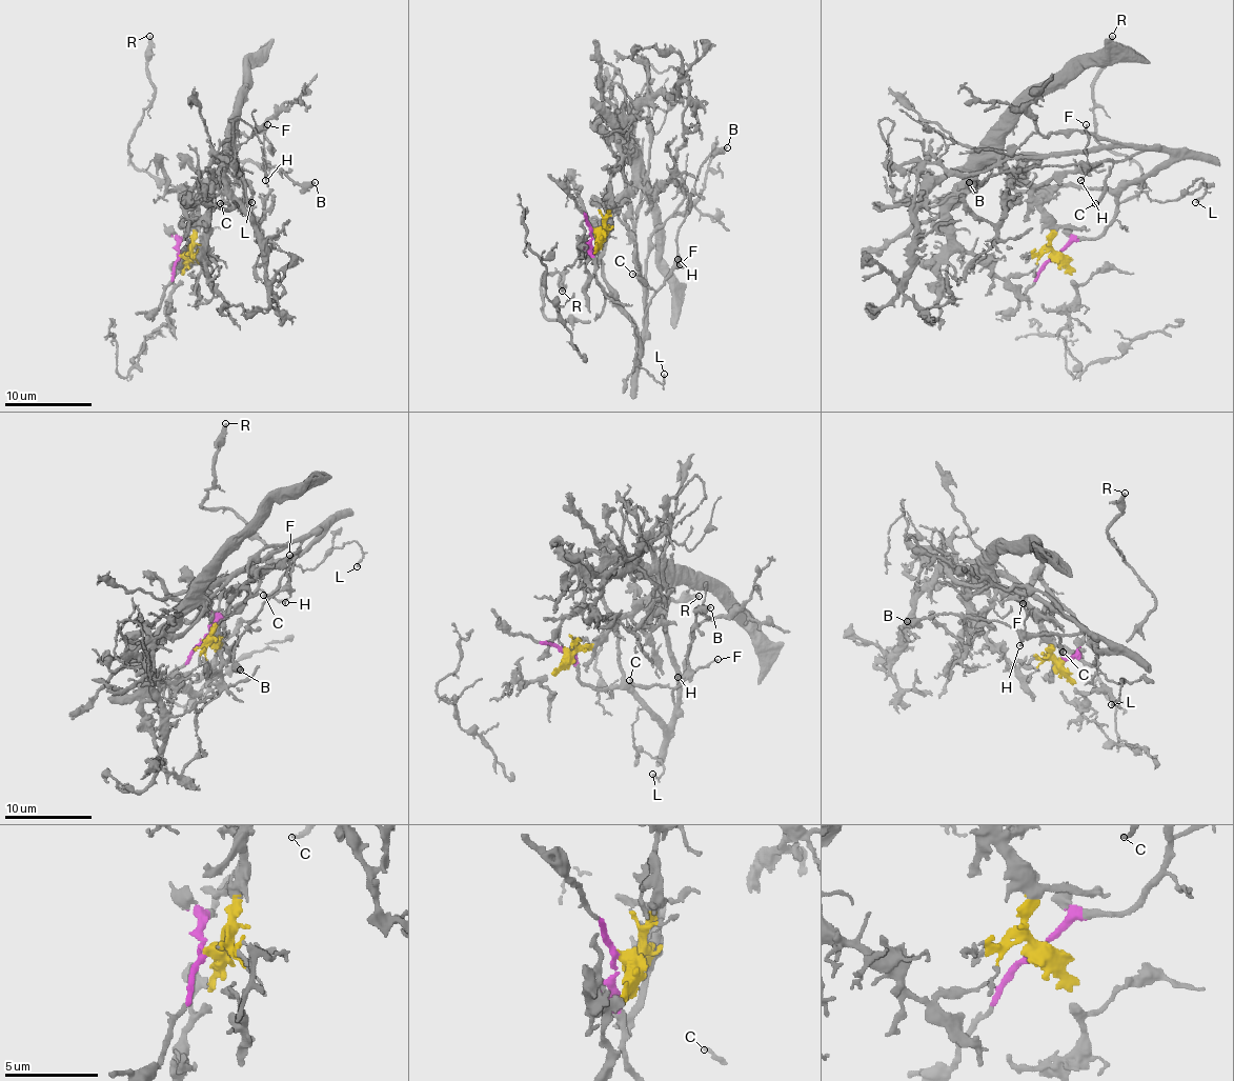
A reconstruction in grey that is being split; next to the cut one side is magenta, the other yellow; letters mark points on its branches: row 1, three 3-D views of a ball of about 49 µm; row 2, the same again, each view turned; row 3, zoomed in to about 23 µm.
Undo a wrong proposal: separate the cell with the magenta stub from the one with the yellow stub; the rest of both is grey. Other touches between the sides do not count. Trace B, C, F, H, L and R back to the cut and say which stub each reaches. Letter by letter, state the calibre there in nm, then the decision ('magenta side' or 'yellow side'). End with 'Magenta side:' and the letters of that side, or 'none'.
B: 480 nm | magenta side
C: 200 nm | magenta side
F: 160 nm | magenta side
H: 130 nm | magenta side
L: 220 nm | magenta side
R: 360 nm | magenta side
Magenta side: B, C, F, H, L, R

